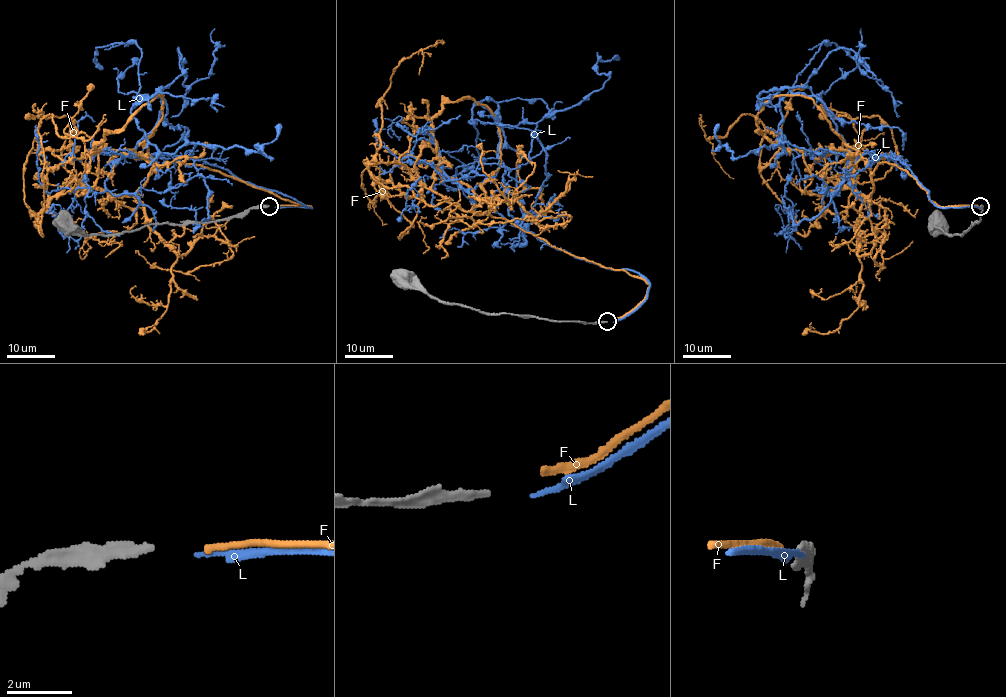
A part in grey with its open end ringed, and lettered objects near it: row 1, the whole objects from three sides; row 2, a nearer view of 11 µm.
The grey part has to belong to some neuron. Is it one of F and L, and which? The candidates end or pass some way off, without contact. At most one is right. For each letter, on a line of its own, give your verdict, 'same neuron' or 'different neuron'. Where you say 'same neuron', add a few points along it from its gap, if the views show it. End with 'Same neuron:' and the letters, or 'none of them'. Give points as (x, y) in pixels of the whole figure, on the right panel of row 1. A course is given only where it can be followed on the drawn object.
F: same neuron; it runs (978, 206), (881, 163), (869, 195), (832, 178), (801, 235), (751, 114), (710, 140), (734, 178)
L: different neuron
Same neuron: F

